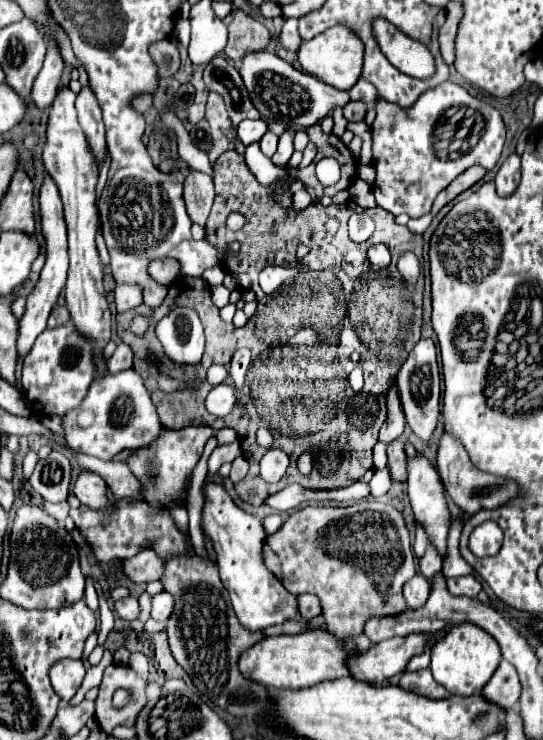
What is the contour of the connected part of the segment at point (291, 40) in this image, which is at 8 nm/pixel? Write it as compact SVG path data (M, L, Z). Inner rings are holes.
M285 19L285 25L283 25L283 31L279 35L279 41L283 43L283 47L291 49L291 51L299 51L303 39L297 31L297 19Z

